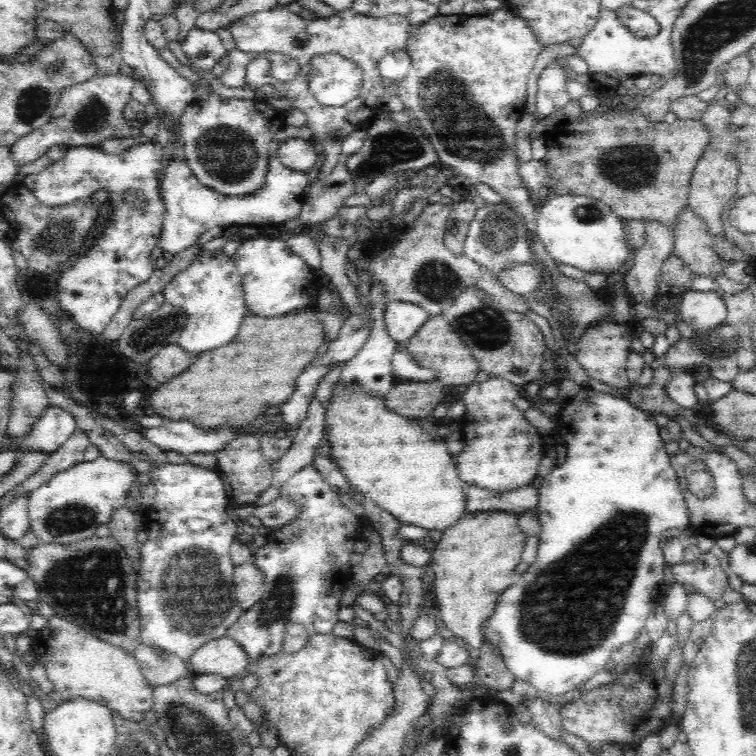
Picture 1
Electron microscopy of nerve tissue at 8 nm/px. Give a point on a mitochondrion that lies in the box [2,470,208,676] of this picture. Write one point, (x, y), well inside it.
(88, 586)

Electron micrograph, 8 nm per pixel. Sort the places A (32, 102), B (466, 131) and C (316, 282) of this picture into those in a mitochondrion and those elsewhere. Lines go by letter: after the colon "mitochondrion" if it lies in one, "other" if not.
A: mitochondrion
B: mitochondrion
C: other

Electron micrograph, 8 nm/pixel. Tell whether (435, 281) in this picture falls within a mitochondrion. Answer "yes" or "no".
yes

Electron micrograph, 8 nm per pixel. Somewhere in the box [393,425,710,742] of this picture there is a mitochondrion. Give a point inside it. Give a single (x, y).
(572, 606)

